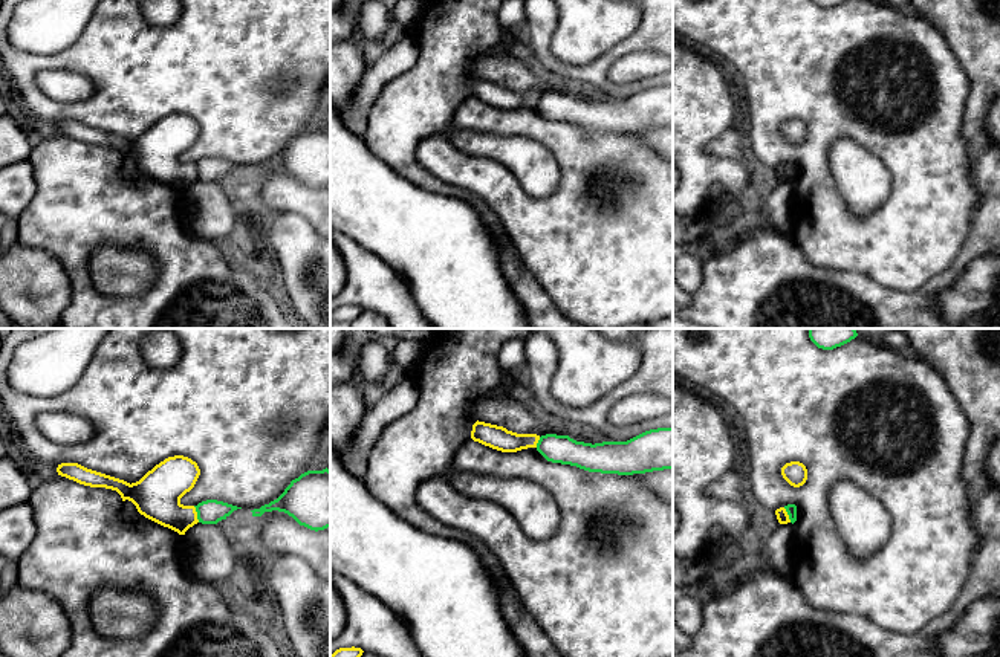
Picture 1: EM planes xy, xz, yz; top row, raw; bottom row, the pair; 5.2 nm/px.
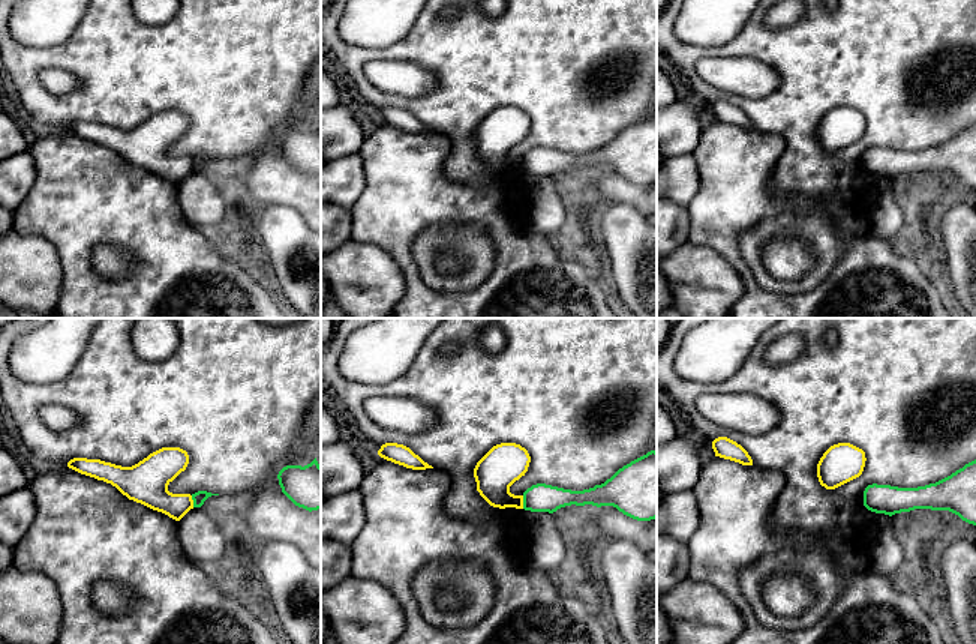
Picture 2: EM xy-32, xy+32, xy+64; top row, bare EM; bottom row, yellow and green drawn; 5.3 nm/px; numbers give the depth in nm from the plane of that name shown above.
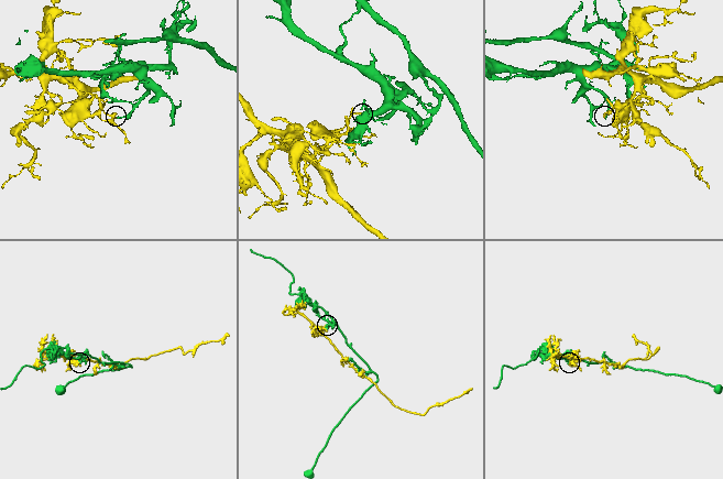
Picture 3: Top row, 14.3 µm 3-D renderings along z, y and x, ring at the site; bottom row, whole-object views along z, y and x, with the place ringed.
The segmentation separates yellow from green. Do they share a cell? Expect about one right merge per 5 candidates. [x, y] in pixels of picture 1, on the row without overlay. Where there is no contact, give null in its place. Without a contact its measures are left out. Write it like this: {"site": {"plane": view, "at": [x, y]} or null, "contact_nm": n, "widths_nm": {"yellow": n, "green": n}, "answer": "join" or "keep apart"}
{"site": {"plane": "xy", "at": [196, 171]}, "contact_nm": 90, "widths_nm": {"yellow": 240, "green": 130}, "answer": "keep apart"}

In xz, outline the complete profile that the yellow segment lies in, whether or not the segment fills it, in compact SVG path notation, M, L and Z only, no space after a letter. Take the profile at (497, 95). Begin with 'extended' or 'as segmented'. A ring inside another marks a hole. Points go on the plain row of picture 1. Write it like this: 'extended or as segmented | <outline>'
as segmented | M477 78L472 83L471 96L502 110L517 110L528 105L537 105L540 93L517 92L503 84Z

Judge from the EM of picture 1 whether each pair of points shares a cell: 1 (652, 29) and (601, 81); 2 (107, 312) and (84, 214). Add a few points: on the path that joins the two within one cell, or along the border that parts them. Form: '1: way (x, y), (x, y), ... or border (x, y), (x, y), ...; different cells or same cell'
1: way (636, 42), (620, 49), (603, 66); same cell
2: way (83, 288), (78, 275), (78, 239); same cell

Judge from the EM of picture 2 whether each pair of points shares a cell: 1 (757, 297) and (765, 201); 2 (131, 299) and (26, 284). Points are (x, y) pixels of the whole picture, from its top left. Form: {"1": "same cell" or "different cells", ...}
{"1": "same cell", "2": "different cells"}

